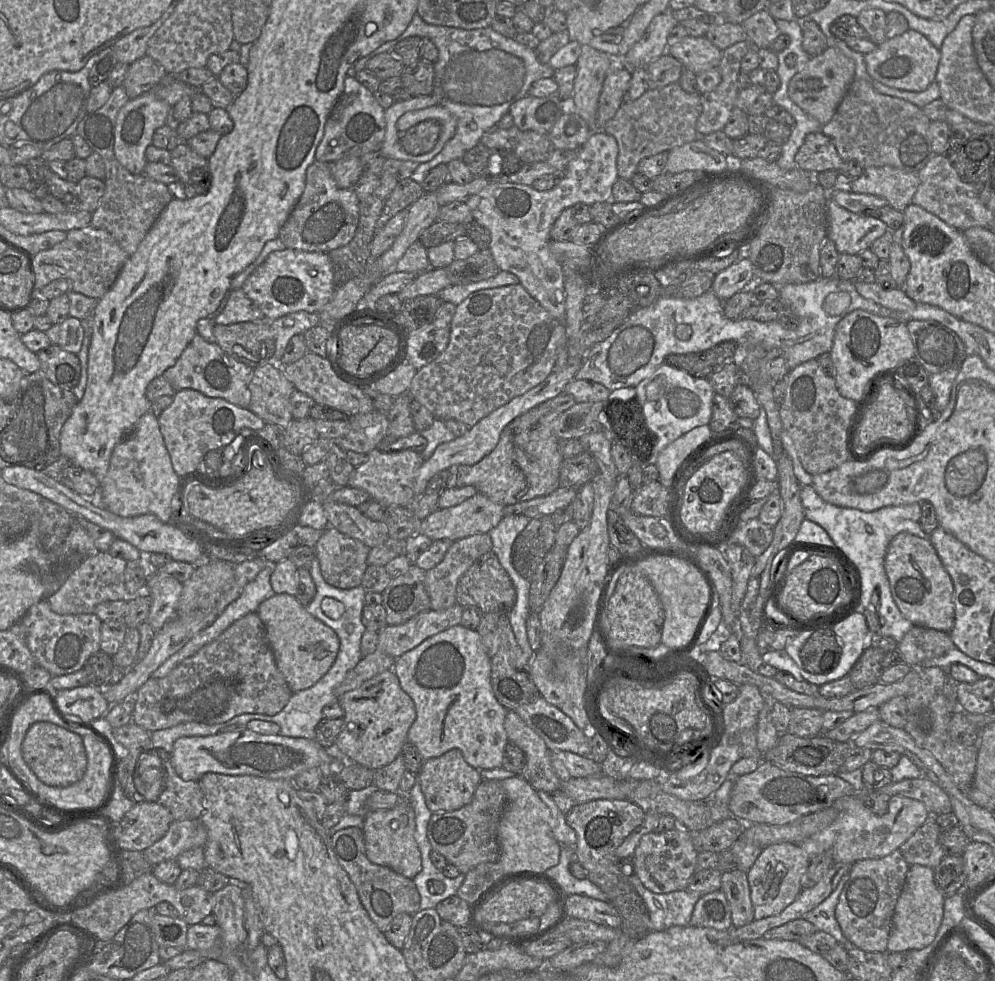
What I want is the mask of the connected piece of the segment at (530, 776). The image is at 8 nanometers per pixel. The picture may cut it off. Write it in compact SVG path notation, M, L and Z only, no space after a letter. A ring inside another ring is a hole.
M508 711L504 720L504 728L505 731L507 733L507 737L508 737L508 742L513 743L514 745L516 745L517 747L519 747L523 753L525 754L525 758L526 758L526 765L524 767L524 769L522 770L522 775L517 775L517 776L522 776L535 790L541 790L544 791L548 794L550 794L551 792L554 792L556 790L558 790L560 788L560 783L561 780L559 779L559 777L557 776L557 774L555 773L551 762L550 762L550 757L549 757L549 749L547 748L545 742L543 741L543 739L534 731L532 730L529 726L527 726L525 724L525 722L517 715L517 713L515 711Z

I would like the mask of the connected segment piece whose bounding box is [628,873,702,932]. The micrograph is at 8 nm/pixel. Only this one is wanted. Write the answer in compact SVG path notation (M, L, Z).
M635 873L628 881L647 906L647 932L690 925L694 906L702 895L686 889L657 894L647 889Z

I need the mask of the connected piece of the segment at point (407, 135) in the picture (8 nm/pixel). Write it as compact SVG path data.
M435 119L424 120L399 133L400 144L407 153L422 155L430 152L437 144L441 124Z

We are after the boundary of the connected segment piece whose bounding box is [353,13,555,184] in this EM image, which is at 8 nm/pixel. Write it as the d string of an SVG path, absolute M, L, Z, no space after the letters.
M417 13L398 38L385 42L367 56L358 59L353 68L356 72L363 70L374 56L391 52L396 44L410 36L428 38L437 47L438 58L434 63L434 89L431 95L438 98L438 105L456 119L456 132L442 151L432 160L419 164L411 175L419 184L422 184L428 172L437 165L462 159L468 150L480 142L485 130L509 112L514 102L529 95L533 82L542 78L553 78L555 71L549 63L538 61L534 49L497 33L490 26L472 30L437 26L426 23Z

